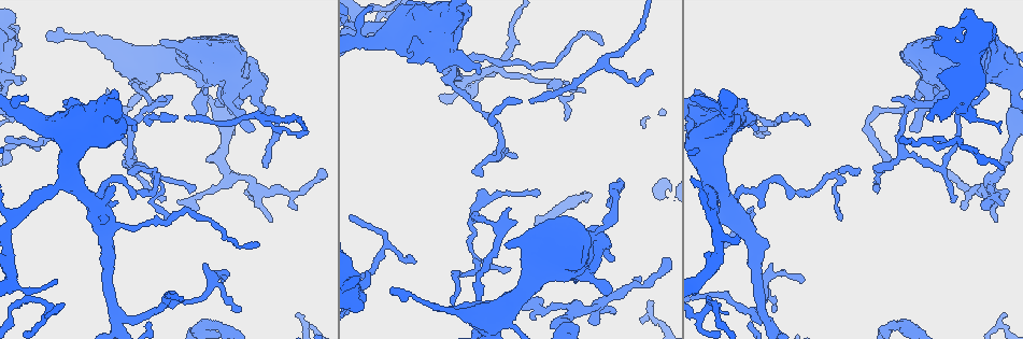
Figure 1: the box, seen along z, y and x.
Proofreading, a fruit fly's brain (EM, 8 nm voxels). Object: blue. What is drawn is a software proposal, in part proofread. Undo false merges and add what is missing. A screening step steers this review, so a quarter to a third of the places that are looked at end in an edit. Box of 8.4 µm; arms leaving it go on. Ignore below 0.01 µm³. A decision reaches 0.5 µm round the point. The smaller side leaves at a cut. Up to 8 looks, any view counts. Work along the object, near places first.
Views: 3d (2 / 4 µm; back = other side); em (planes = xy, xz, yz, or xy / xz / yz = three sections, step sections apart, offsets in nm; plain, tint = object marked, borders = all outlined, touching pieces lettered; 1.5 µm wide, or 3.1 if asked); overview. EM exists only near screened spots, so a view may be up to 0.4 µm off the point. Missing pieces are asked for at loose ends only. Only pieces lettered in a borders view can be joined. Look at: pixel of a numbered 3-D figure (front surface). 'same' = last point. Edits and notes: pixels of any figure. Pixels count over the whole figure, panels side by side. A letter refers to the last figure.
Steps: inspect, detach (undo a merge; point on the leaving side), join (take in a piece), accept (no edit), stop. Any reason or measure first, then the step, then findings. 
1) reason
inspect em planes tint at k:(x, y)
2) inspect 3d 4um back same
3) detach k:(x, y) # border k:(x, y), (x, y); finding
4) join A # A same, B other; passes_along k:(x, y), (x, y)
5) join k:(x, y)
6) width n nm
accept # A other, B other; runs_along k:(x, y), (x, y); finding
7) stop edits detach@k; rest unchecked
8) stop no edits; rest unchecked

a fork
inspect em planes tint at 1:(604, 64)

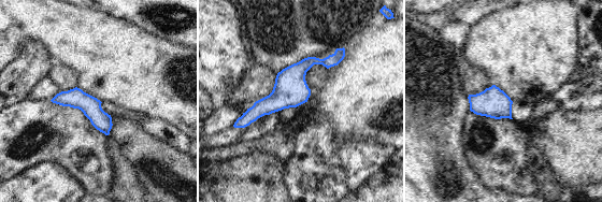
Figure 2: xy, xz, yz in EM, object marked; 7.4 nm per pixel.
inspect em planes borders same

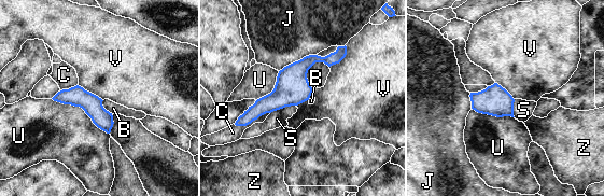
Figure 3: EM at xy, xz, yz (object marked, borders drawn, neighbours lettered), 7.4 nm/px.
width 150 nm; longest_contact U 500 nm
accept # B other, C other, J other, S other, U other, V other, Z other; continuous, no second cell

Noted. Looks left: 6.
tapers out
inspect 3d 2um at 1:(184, 118)

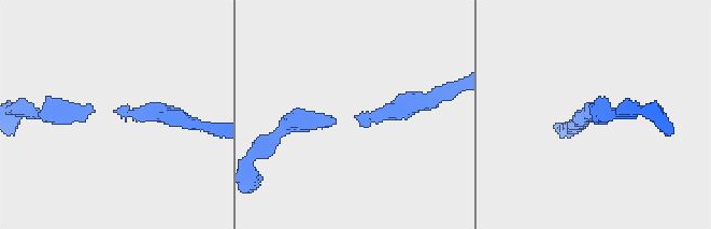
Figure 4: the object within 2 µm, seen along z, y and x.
now the EM
inspect em xz step 8 borders at 4:(114, 110)

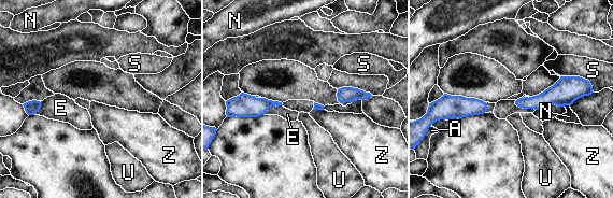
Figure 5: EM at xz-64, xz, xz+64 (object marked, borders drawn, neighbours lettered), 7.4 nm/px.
inspect em planes borders same

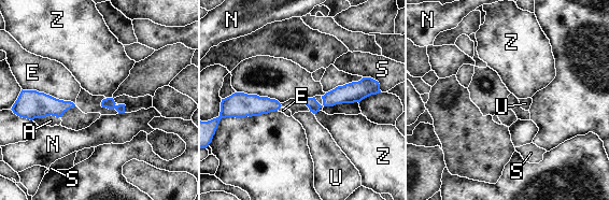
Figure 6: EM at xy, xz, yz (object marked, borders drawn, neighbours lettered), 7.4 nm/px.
accept # A other, E other, N other, S other, U other, Z other; runs_along 6:(366, 89), (321, 104), (308, 102); no lettered piece goes on from it

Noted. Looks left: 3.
tapers out
inspect 3d 4um back at 1:(265, 166)

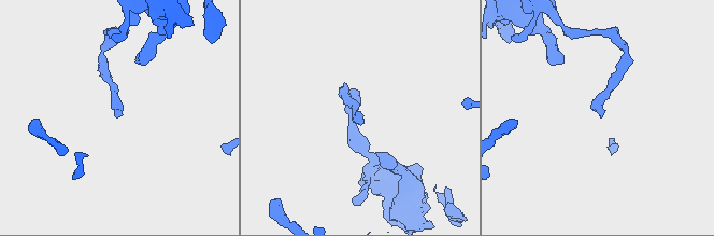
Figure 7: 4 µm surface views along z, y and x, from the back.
inspect em planes plain at 7:(601, 118)

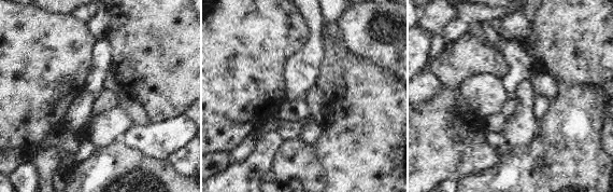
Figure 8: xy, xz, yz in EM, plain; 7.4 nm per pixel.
inspect em planes borders same

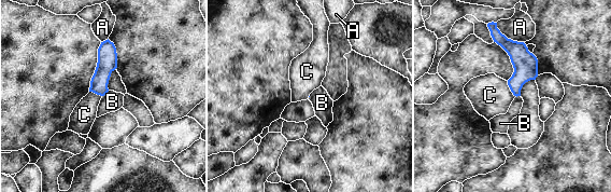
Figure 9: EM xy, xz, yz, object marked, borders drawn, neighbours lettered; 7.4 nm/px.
longest_contact A 240 nm
accept # A other, B other, C other; border 9:(109, 91), (102, 96); no lettered piece goes on from it

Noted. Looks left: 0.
stop no edits; rest unchecked

